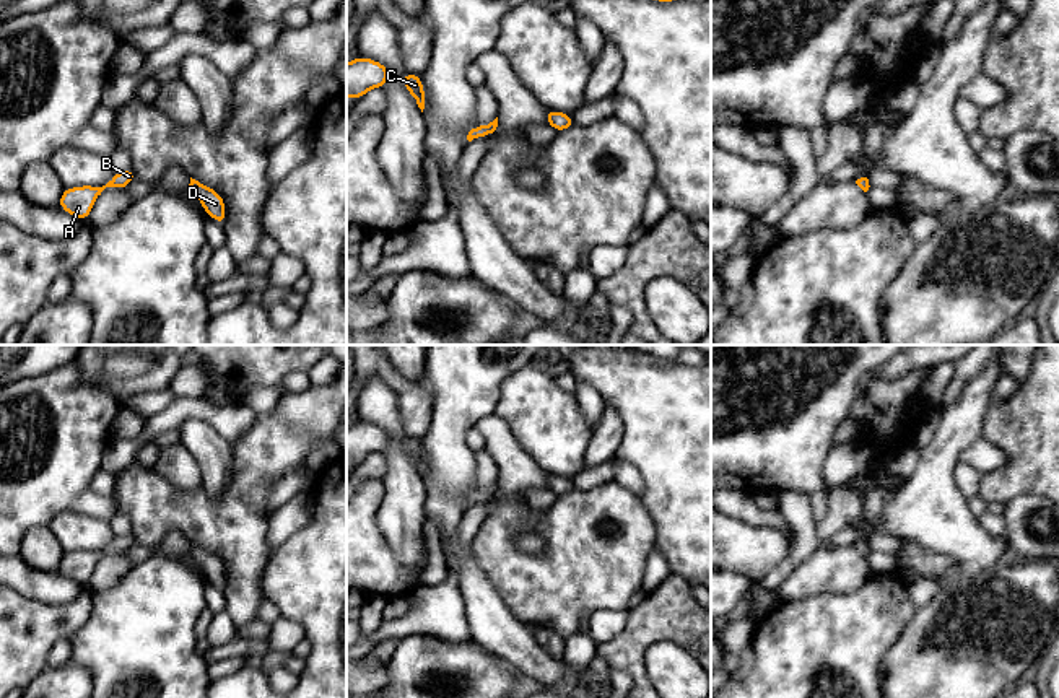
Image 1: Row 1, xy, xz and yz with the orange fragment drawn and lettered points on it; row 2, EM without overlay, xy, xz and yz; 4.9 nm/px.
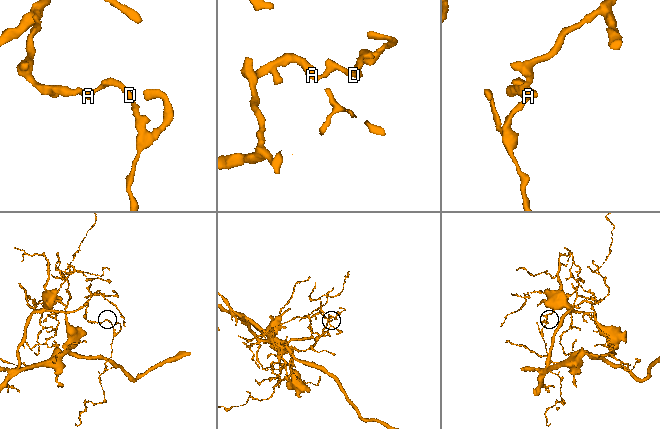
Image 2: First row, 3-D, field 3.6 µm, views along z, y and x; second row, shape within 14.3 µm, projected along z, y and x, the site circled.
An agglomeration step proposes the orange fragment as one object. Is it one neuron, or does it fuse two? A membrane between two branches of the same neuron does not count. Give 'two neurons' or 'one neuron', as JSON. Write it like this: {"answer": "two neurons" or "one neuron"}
{"answer": "one neuron"}

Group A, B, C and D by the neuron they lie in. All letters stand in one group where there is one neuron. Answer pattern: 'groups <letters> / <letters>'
groups A B C D

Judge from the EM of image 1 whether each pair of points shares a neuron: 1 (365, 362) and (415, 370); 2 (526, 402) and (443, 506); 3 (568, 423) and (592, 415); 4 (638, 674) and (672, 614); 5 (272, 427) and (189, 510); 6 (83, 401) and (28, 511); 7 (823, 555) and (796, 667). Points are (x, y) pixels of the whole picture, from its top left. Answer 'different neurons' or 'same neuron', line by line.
1: different neurons
2: different neurons
3: different neurons
4: same neuron
5: same neuron
6: same neuron
7: different neurons

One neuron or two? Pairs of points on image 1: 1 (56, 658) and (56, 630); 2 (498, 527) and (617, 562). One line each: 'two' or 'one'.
1: two
2: one

